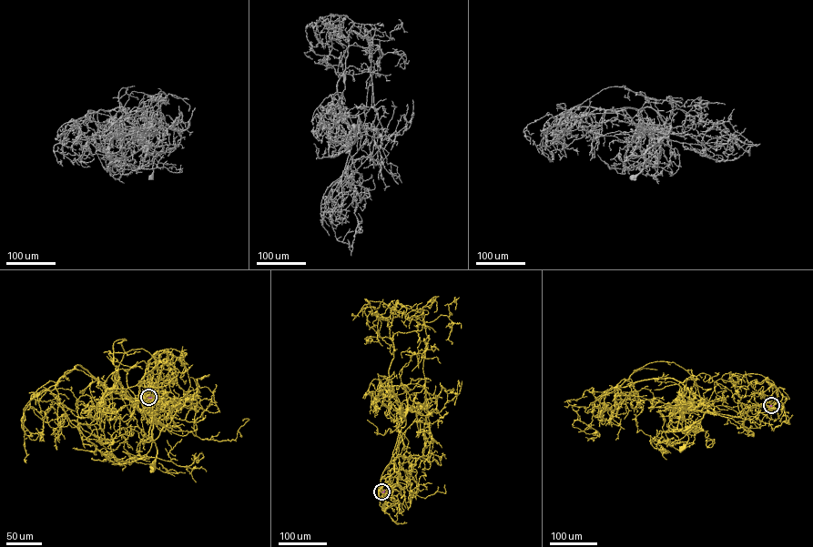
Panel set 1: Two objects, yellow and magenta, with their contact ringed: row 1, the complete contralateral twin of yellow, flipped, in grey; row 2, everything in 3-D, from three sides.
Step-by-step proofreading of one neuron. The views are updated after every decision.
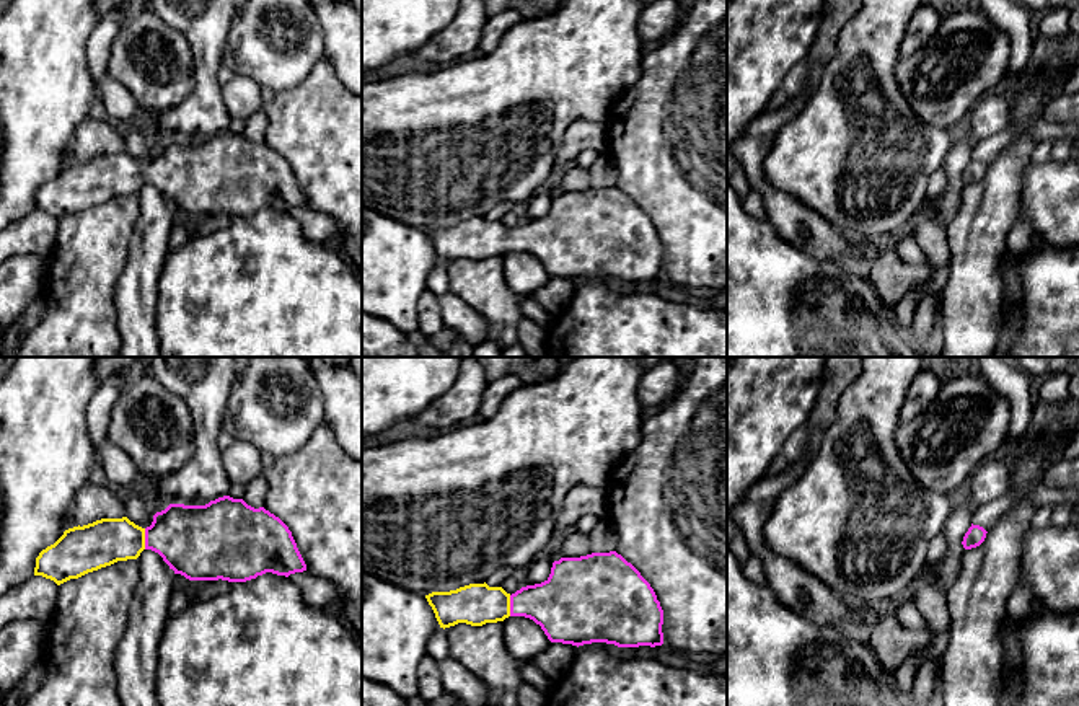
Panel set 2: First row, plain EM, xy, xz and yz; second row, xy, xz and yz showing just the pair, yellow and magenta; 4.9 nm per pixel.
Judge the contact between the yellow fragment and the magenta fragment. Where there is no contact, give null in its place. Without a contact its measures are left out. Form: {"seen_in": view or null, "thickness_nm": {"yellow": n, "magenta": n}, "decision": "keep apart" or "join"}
{"seen_in": "xy", "thickness_nm": {"yellow": 220, "magenta": 360}, "decision": "join"}

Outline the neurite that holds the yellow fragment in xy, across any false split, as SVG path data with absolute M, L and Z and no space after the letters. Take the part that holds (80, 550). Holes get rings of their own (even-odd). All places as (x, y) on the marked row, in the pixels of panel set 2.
M223 496L205 505L170 504L153 515L147 528L127 517L101 518L68 528L54 545L39 553L34 576L60 585L117 561L137 559L143 549L158 553L174 574L189 580L246 582L266 572L288 577L306 571L292 532L279 517L264 507L254 509L243 499Z

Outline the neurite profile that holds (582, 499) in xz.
M575 484L569 489L556 528L575 525L584 515L605 517L608 510L606 488Z

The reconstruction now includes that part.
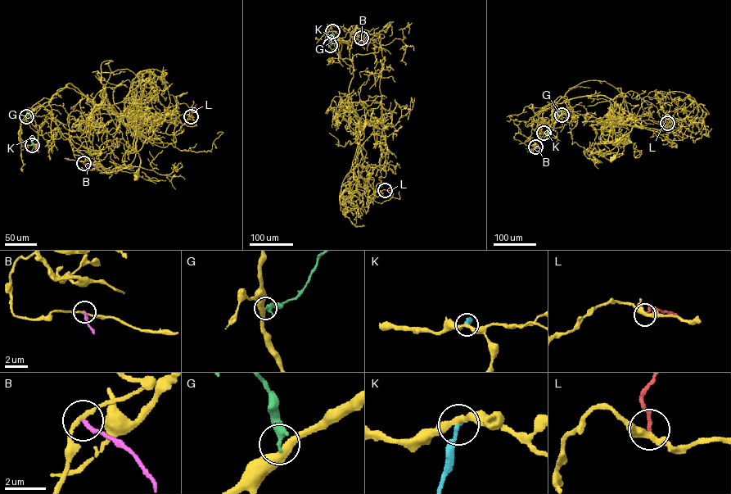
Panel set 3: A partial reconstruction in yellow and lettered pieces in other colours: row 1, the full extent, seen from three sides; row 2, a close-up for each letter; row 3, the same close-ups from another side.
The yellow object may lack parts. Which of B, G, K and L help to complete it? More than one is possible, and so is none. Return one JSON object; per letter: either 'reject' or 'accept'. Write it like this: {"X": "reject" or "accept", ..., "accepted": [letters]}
{"B": "reject", "G": "reject", "K": "reject", "L": "reject", "accepted": []}

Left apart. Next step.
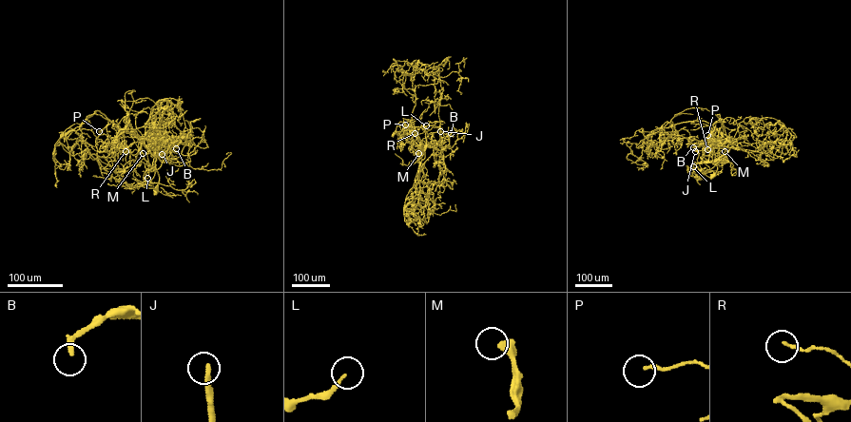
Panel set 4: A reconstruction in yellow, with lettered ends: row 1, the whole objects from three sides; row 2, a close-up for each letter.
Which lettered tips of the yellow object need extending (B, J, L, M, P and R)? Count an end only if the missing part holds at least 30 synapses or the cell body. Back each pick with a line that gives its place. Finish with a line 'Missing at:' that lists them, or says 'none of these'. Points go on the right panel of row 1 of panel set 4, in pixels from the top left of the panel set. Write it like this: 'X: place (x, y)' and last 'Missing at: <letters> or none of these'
B: place (693, 147)
J: place (695, 151)
Missing at: B, J

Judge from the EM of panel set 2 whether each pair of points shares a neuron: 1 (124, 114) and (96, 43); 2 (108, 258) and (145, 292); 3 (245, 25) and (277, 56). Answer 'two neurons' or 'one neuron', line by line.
1: one neuron
2: two neurons
3: one neuron

